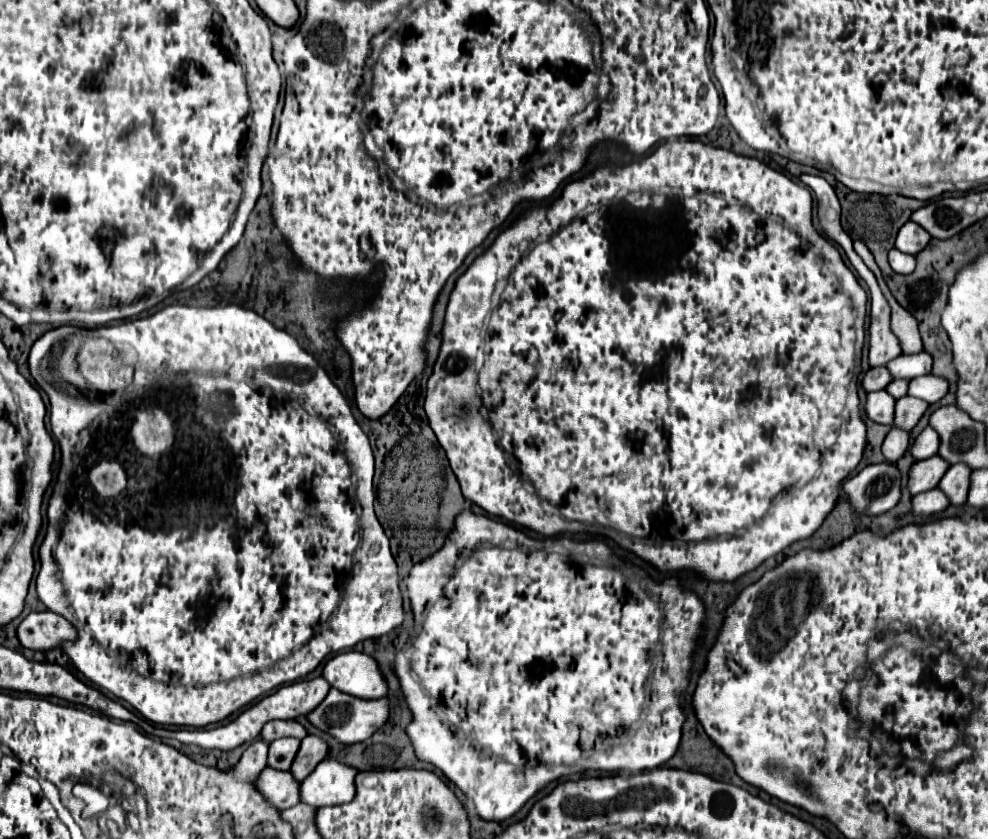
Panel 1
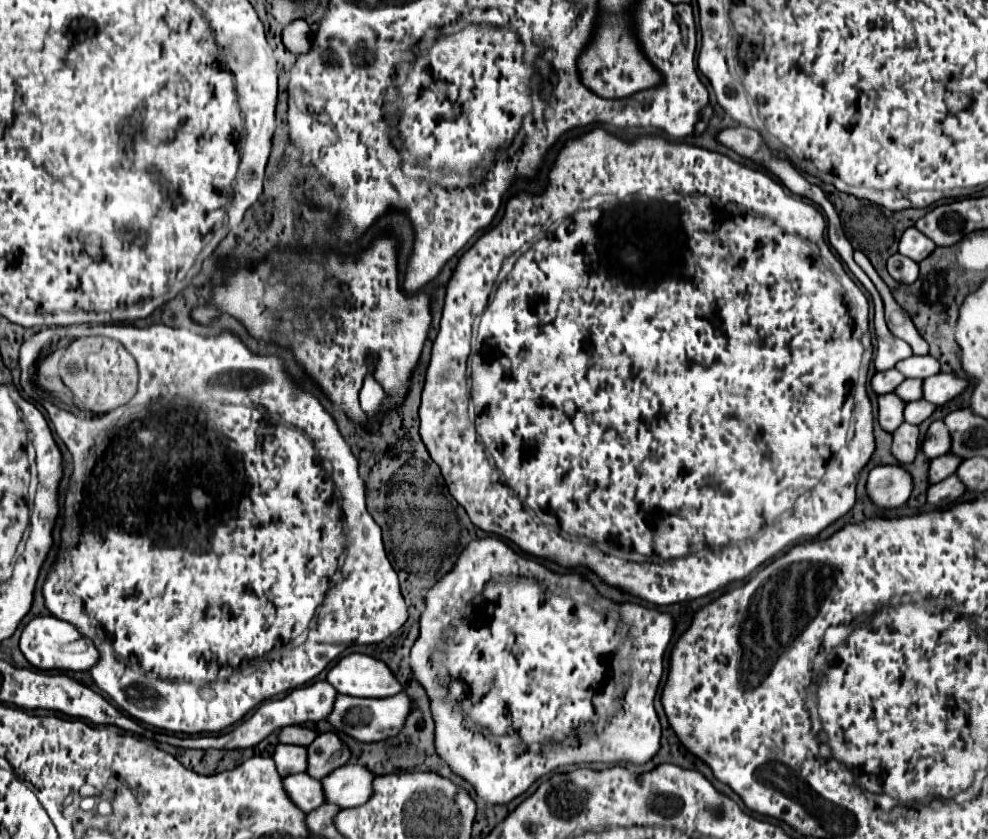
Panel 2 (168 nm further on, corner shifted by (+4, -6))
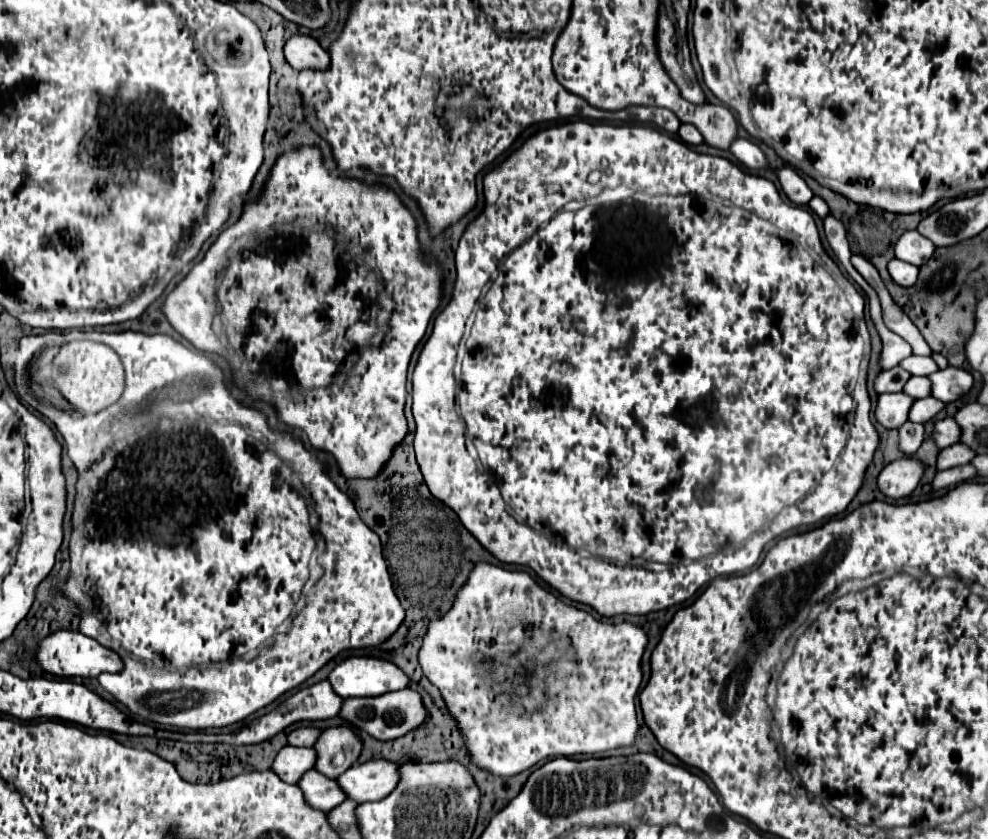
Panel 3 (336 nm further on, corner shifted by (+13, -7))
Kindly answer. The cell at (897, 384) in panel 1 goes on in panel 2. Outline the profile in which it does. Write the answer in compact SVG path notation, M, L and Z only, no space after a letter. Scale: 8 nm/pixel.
M906 378L906 380L896 388L896 394L898 394L904 402L920 400L920 398L922 398L922 382L924 382L924 380Z

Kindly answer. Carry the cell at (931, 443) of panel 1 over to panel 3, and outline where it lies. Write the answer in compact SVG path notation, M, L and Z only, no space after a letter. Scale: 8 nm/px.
M951 417L935 421L931 437L933 437L937 449L945 449L945 447L957 443L957 439L959 439L959 425Z

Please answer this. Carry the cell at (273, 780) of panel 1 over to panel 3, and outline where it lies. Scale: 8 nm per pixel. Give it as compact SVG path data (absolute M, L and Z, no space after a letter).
M313 769L299 779L297 787L303 791L305 803L323 813L331 811L331 807L337 807L341 801L345 801L345 795L339 791L335 779L327 779L325 775L315 773Z

